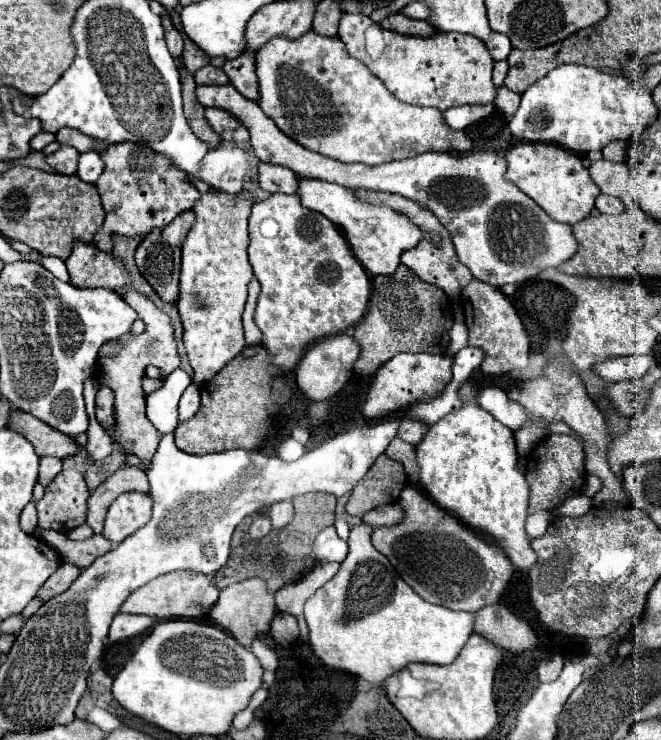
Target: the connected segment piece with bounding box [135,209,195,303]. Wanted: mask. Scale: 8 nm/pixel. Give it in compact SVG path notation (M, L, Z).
M183 211L181 215L177 215L177 219L173 219L173 223L161 227L161 231L151 231L137 247L135 251L135 261L137 261L137 267L141 269L143 277L149 281L149 285L157 291L157 295L163 299L163 301L169 301L169 303L175 303L177 301L177 295L179 295L179 269L181 269L181 245L183 245L183 239L193 223L195 215L193 211Z

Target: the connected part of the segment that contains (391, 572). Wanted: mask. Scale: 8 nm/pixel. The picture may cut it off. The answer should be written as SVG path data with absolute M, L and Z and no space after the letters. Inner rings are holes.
M365 523L351 529L349 553L339 573L305 603L303 615L309 625L313 653L327 667L353 673L377 685L409 663L453 663L473 633L475 615L423 601L371 545L371 531L373 527Z

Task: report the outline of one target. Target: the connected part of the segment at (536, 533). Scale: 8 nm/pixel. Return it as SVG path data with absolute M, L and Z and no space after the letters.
M549 511L531 513L531 515L527 517L527 523L525 523L527 535L529 535L531 539L545 535L545 531L547 531L547 527L549 527L549 521L551 521L551 513L549 513Z

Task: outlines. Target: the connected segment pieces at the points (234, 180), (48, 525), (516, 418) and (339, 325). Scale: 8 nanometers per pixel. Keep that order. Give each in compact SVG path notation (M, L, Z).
M221 141L215 149L207 151L199 171L191 177L203 181L211 189L239 193L249 177L249 151L233 141Z
M77 469L61 471L53 483L45 487L43 499L37 501L37 527L69 533L83 525L87 515L87 497L89 491L83 473Z
M485 387L477 395L477 405L481 405L485 411L489 411L495 419L499 419L503 425L517 431L521 423L527 421L525 409L521 409L519 403L507 399L507 393L499 387Z
M273 193L265 201L257 201L249 217L249 239L249 263L261 283L255 311L255 323L263 333L261 343L273 355L275 365L291 371L309 343L319 341L325 335L341 333L363 317L371 283L365 269L355 259L343 233L321 213L305 209L299 201L299 195Z

